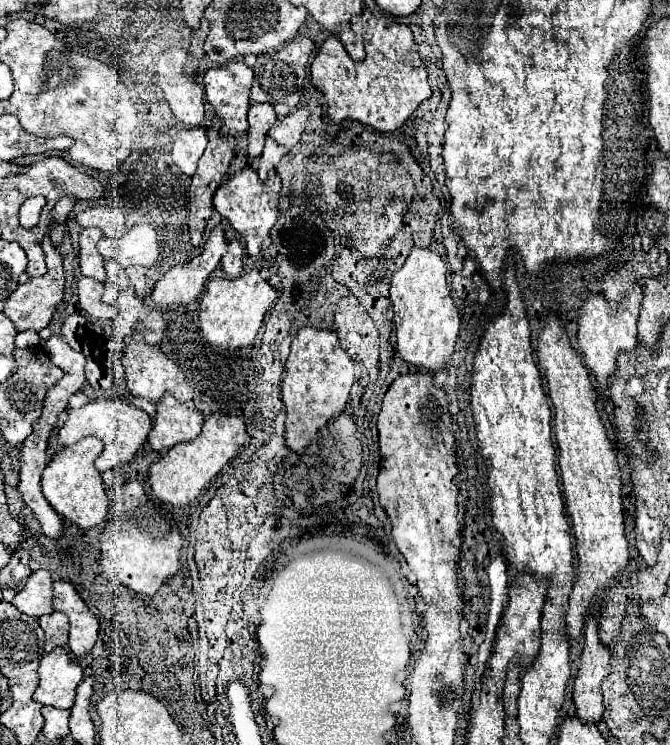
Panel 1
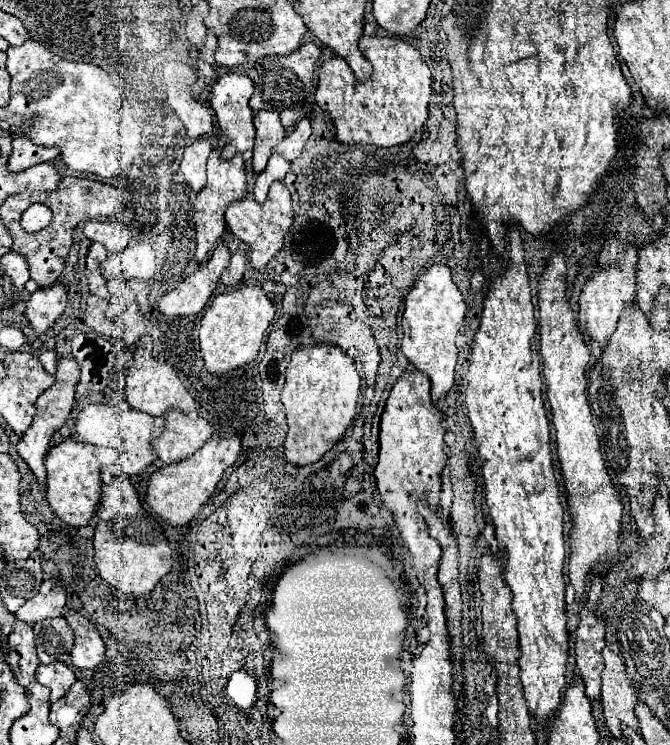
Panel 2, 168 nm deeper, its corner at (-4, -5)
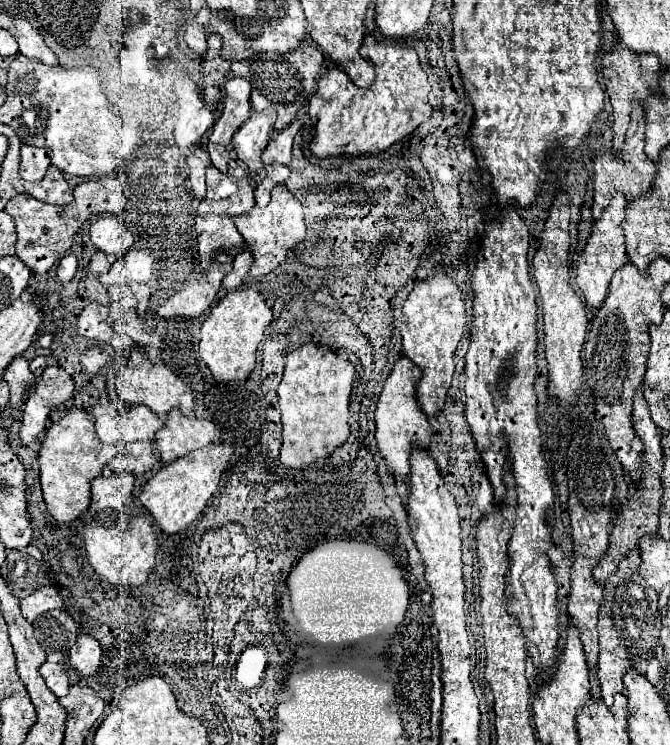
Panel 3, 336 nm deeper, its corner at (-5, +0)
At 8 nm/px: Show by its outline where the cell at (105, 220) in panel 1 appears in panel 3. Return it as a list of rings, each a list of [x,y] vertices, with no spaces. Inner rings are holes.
[[[101,218],[91,224],[91,242],[107,254],[109,262],[115,262],[133,248],[133,234],[117,218]]]

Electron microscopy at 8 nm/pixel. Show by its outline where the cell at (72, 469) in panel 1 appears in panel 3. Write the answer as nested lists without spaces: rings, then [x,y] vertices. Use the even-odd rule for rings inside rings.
[[[57,408],[57,414],[59,420],[47,428],[47,436],[41,442],[41,450],[37,454],[41,488],[49,514],[57,522],[73,522],[81,512],[87,510],[91,502],[91,480],[97,478],[103,466],[117,456],[117,448],[99,442],[93,416],[85,408]]]

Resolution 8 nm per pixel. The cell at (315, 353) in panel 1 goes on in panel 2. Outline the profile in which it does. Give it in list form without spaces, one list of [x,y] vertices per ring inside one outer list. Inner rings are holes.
[[[330,343],[298,347],[290,357],[286,383],[282,389],[282,403],[288,421],[288,433],[284,441],[286,461],[298,467],[320,461],[322,455],[340,441],[350,425],[356,413],[358,391],[360,377],[354,361],[340,351],[340,347]]]

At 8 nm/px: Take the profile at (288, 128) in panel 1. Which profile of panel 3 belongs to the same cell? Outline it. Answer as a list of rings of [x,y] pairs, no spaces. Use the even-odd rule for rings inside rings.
[[[295,120],[291,126],[287,126],[285,130],[281,130],[271,142],[269,146],[263,150],[263,164],[283,164],[287,166],[291,160],[291,146],[293,146],[293,138],[299,134],[303,126],[303,120]]]

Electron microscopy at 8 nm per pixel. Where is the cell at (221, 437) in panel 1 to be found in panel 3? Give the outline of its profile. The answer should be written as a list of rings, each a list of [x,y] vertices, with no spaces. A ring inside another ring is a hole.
[[[209,444],[201,450],[193,450],[177,458],[175,462],[155,472],[153,478],[149,478],[149,482],[139,494],[139,500],[151,512],[151,516],[155,518],[155,522],[165,534],[183,532],[191,522],[197,520],[197,516],[207,506],[207,500],[217,490],[221,472],[225,470],[231,454],[233,454],[233,446],[229,444]]]

